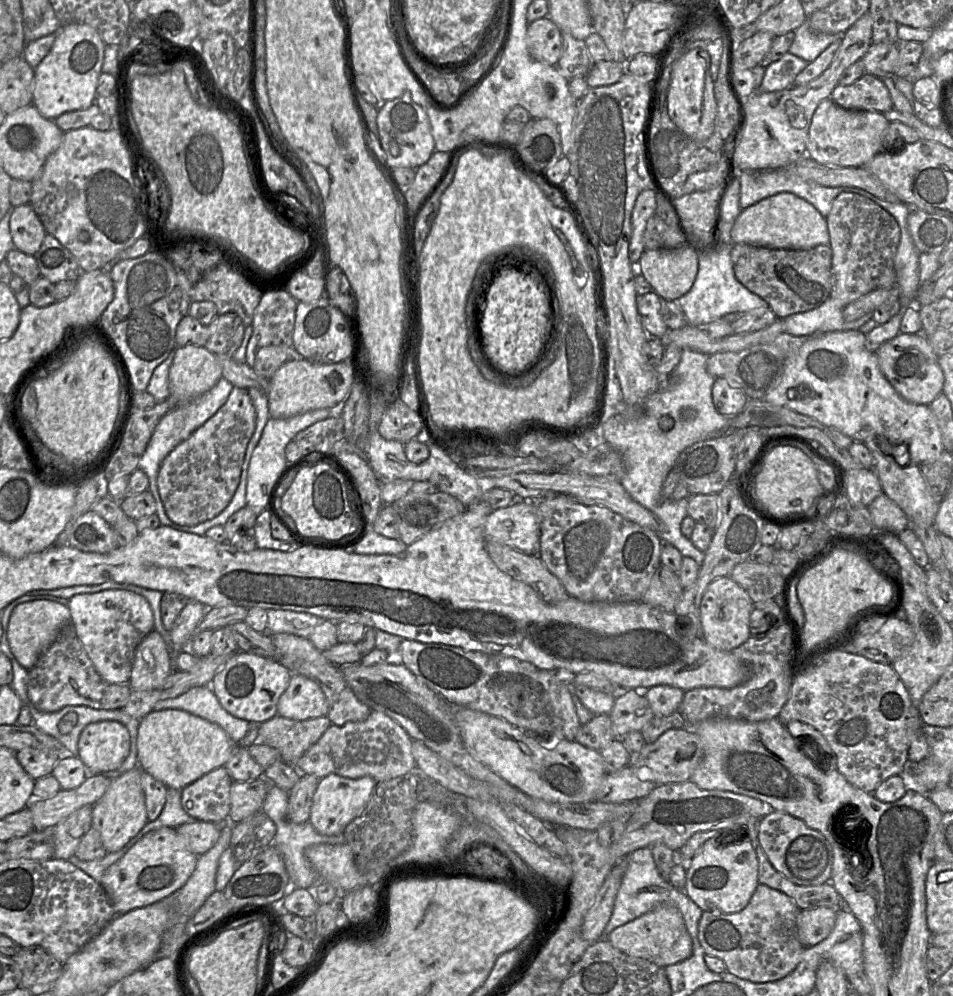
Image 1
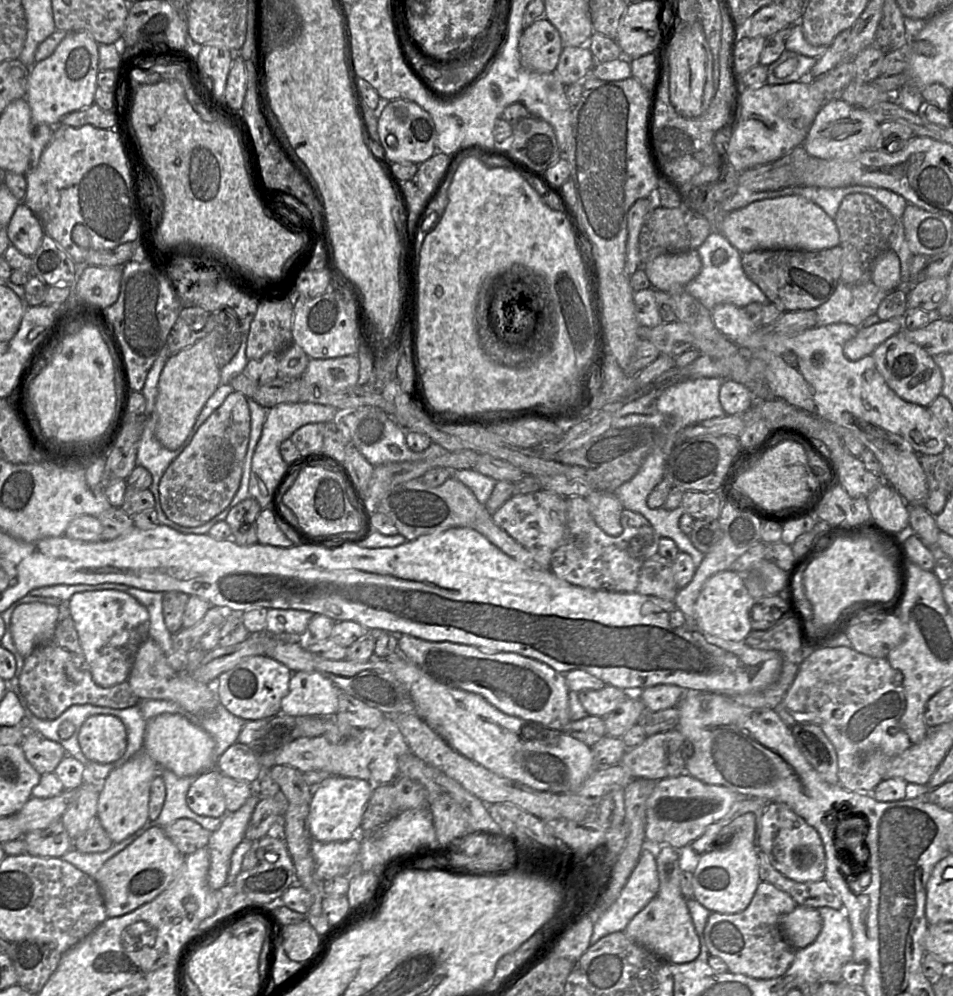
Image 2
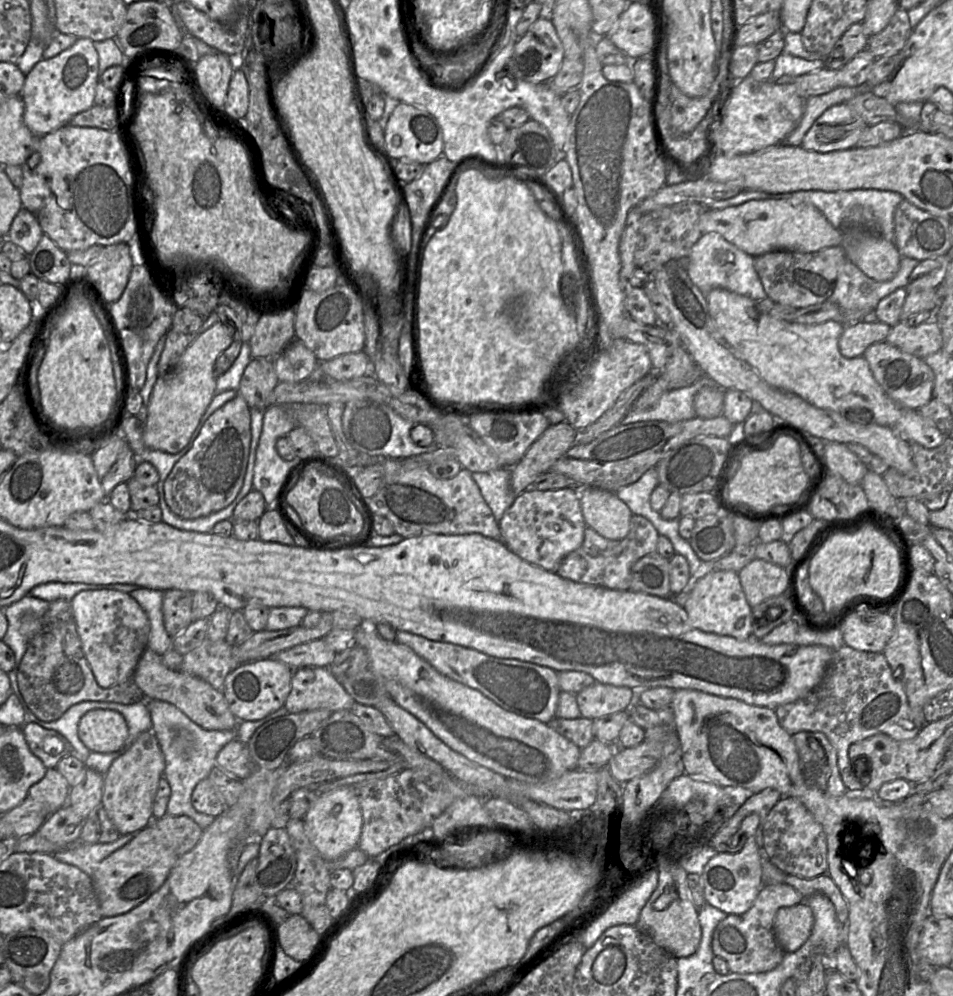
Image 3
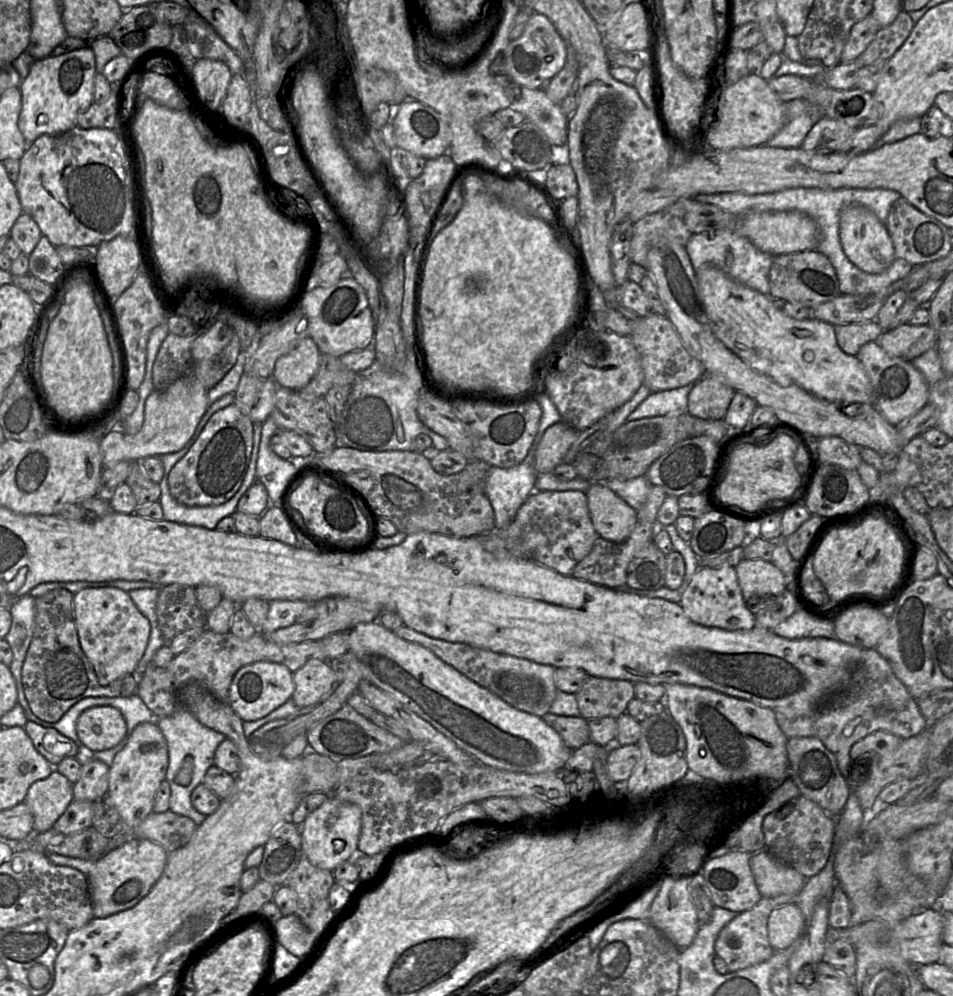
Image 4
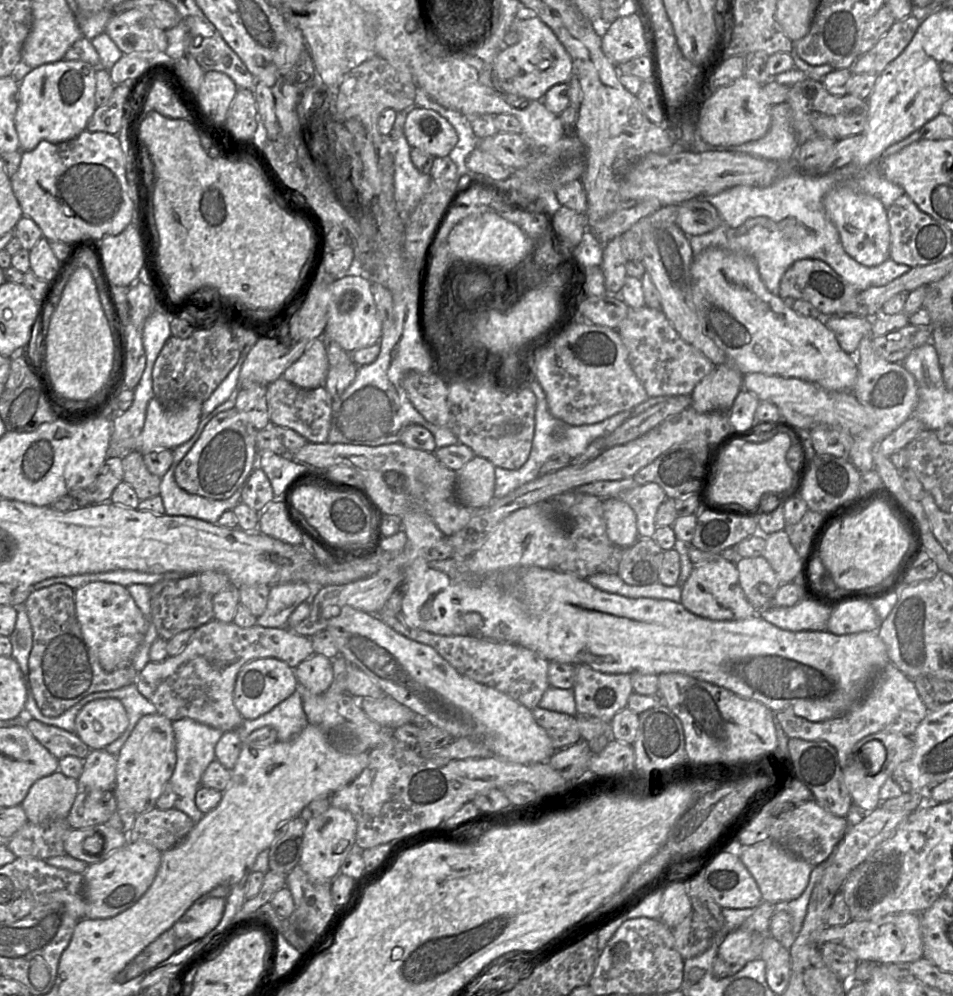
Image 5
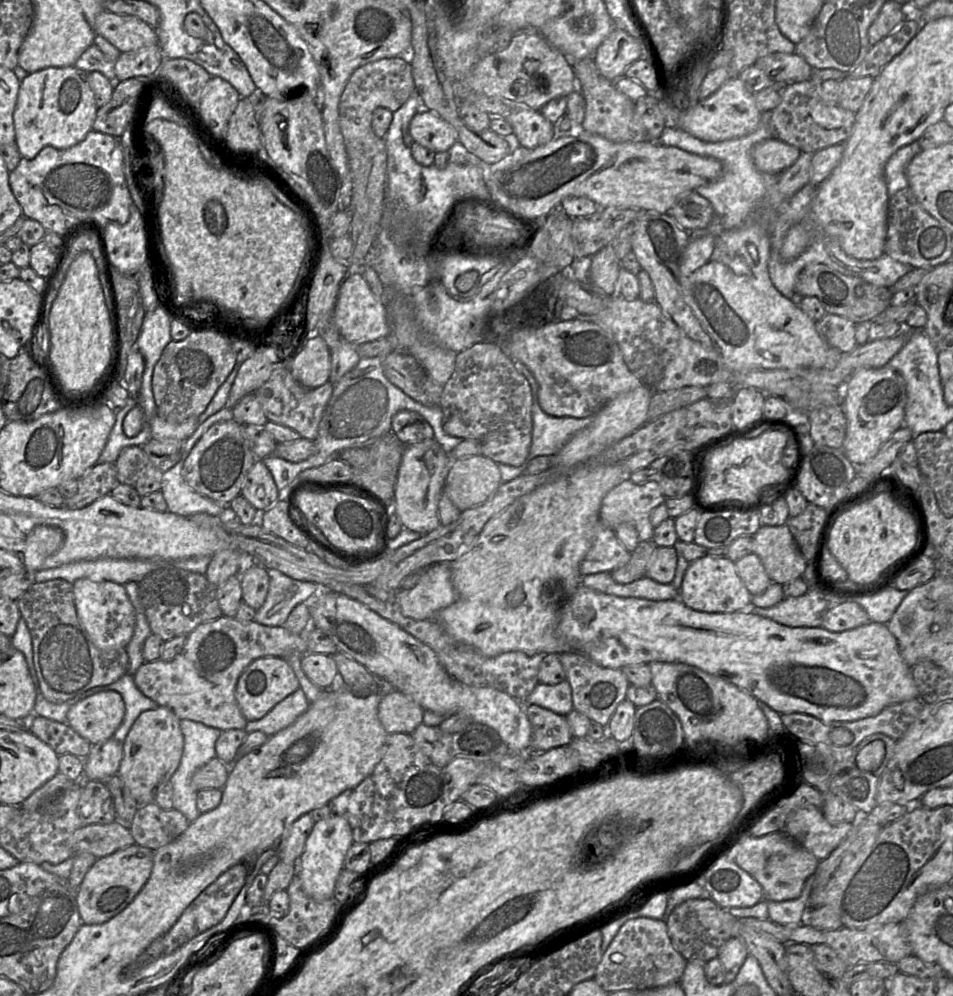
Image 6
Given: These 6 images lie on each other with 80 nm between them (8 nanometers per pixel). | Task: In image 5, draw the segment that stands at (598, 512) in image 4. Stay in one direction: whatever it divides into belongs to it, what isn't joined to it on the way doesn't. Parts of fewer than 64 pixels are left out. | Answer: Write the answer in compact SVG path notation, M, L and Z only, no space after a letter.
M618 498L602 500L606 533L610 542L620 548L631 547L639 539L634 511Z

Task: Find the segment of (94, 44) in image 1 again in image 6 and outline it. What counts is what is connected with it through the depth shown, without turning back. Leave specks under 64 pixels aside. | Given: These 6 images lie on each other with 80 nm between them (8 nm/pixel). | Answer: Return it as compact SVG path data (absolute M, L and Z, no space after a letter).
M75 65L48 67L29 73L18 90L13 112L15 144L21 157L33 159L46 146L67 149L81 142L92 130L98 106L88 74Z

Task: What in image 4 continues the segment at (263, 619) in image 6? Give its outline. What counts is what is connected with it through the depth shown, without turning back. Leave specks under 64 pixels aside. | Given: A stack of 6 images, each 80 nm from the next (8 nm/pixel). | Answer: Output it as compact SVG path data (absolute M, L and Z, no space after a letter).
M273 600L269 602L266 620L257 628L259 632L269 633L296 623L297 617L311 604L301 600Z

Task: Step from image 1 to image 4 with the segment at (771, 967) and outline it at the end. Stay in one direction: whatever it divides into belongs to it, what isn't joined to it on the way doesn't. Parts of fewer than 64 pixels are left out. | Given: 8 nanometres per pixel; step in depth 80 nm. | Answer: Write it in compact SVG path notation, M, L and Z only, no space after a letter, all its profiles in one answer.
M791 894L762 897L752 909L738 914L721 929L715 941L715 955L725 961L729 972L748 968L773 956L775 950L768 938L768 918L775 908L795 904L795 901L796 895Z

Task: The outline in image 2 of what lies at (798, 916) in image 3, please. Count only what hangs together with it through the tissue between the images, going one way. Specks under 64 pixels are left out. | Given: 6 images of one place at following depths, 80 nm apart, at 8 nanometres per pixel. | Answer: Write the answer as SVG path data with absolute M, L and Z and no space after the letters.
M797 905L781 919L781 930L786 940L796 949L815 941L822 929L822 918L816 908Z

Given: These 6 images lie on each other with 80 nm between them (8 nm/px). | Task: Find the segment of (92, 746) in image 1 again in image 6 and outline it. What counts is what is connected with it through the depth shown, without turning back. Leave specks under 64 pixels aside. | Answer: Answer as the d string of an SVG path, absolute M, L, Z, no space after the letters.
M100 691L81 697L67 712L67 724L92 745L113 738L125 716L122 696L114 691Z

